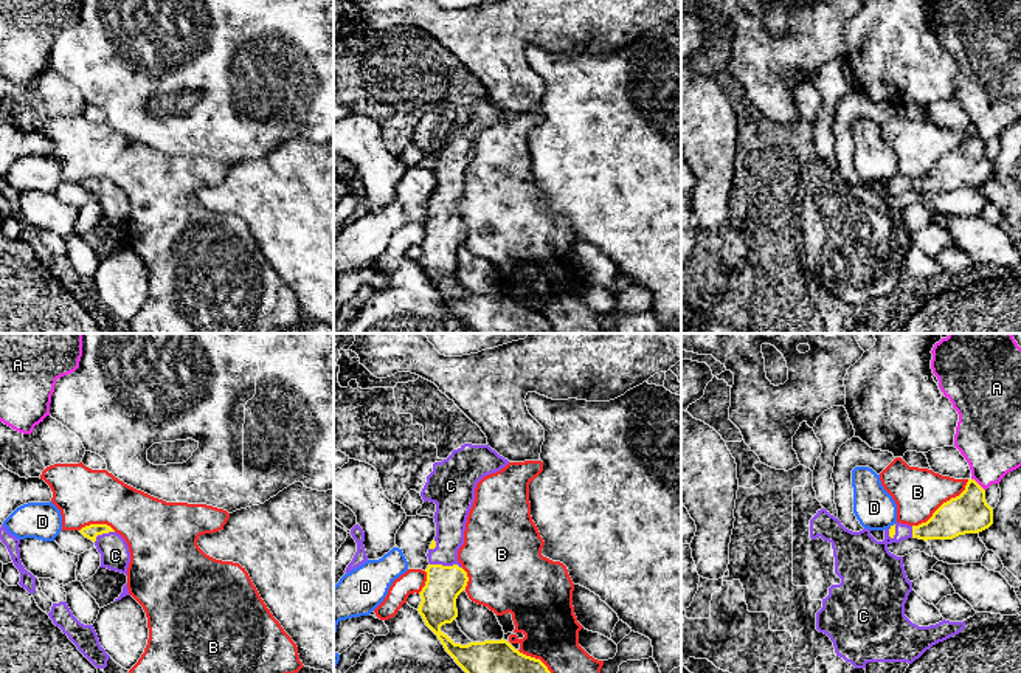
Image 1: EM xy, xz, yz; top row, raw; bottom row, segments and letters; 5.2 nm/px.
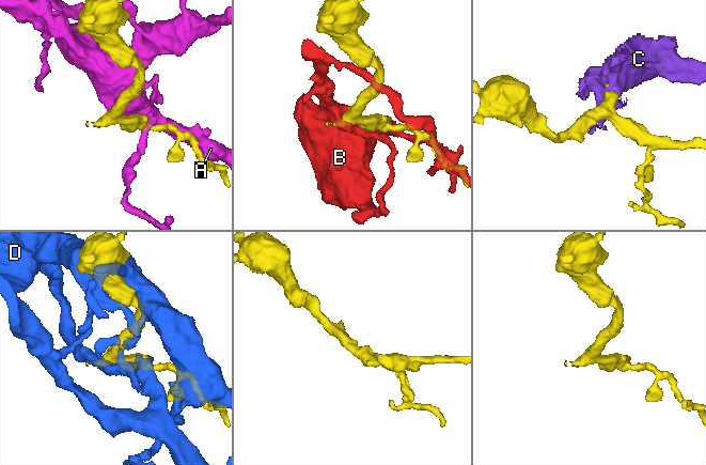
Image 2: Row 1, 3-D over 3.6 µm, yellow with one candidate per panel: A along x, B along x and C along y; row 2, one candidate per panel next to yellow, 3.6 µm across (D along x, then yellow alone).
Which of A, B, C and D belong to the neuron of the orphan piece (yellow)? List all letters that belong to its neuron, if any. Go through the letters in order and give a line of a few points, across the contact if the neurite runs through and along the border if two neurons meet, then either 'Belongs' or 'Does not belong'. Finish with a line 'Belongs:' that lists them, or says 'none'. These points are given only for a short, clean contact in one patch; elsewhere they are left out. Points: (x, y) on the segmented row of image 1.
A: Does not belong
B: Does not belong
C: Line: xz (444, 583), (446, 566), (450, 518). Belongs
D: Does not belong
Belongs: C

